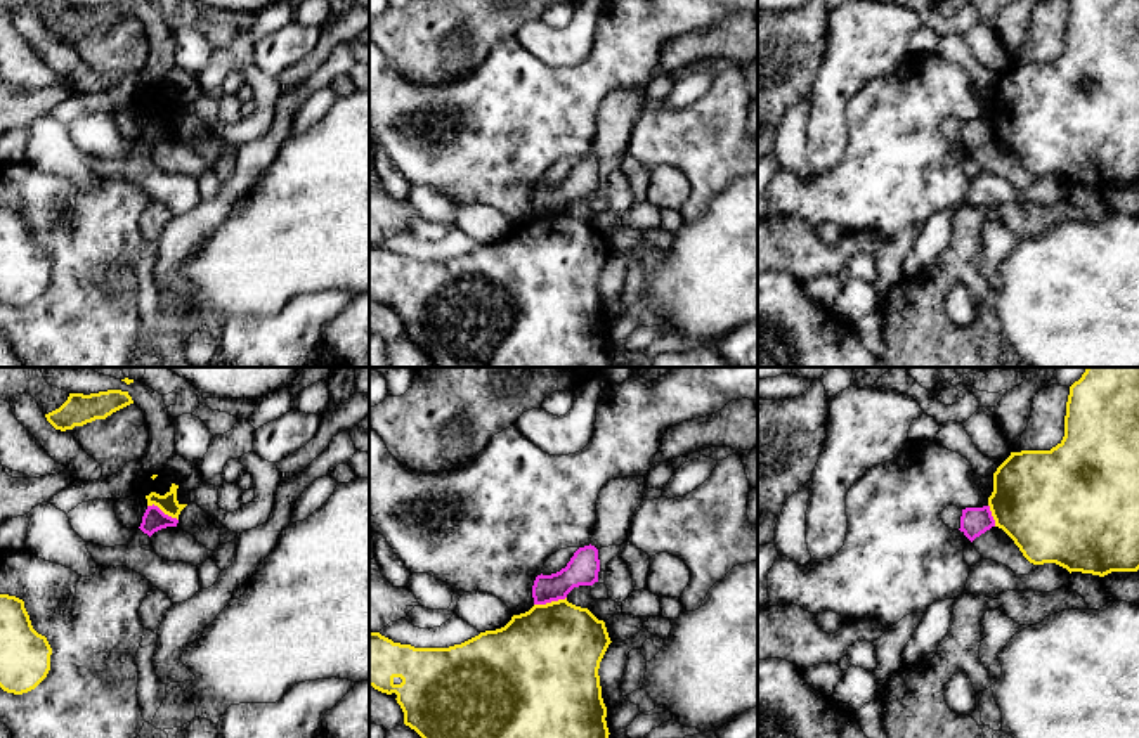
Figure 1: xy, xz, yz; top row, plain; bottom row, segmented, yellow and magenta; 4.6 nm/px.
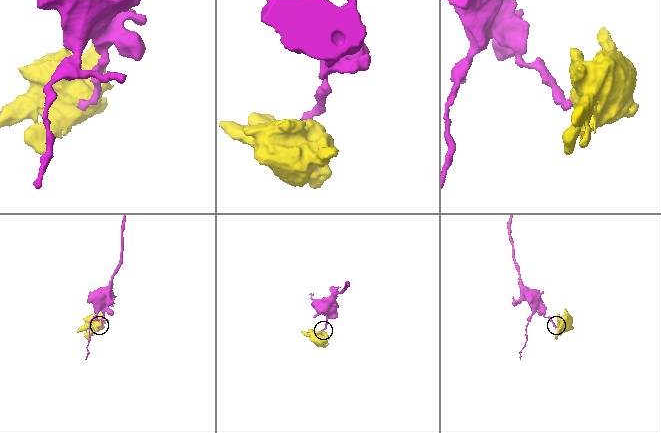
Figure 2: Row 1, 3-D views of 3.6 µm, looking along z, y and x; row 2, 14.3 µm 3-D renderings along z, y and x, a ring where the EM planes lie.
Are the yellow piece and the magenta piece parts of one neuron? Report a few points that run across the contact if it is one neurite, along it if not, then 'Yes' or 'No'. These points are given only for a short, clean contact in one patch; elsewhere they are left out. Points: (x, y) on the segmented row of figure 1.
Line: xz (566, 596), (534, 605). No

